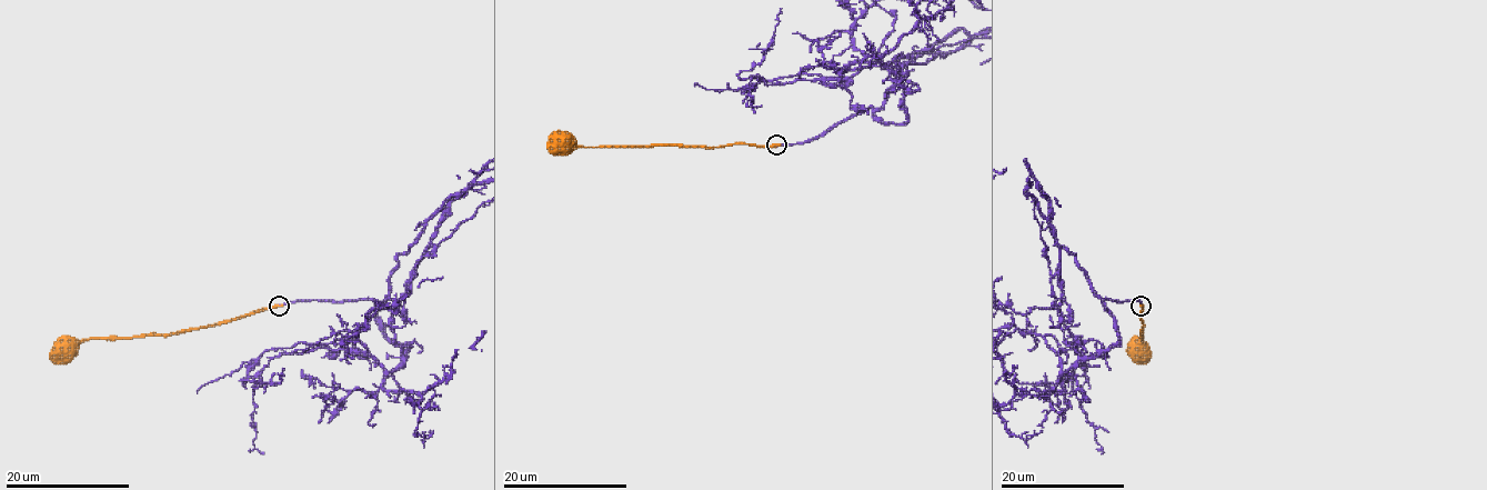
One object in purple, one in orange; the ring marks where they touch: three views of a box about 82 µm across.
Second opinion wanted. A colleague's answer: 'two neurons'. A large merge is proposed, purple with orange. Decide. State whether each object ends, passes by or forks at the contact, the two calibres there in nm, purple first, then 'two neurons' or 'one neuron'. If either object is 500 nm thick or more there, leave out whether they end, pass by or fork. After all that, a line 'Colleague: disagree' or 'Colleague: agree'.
purple ends | orange ends | 220/320 nm | one neuron
Colleague: disagree

